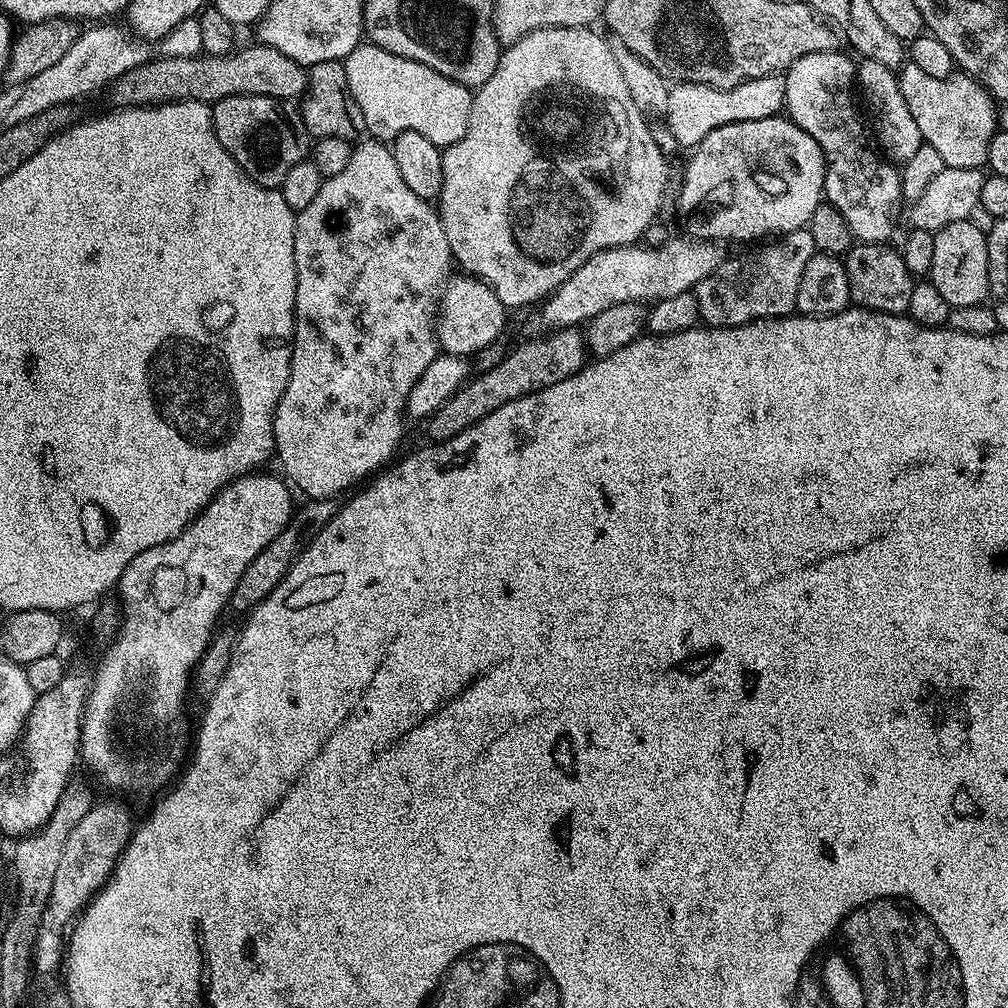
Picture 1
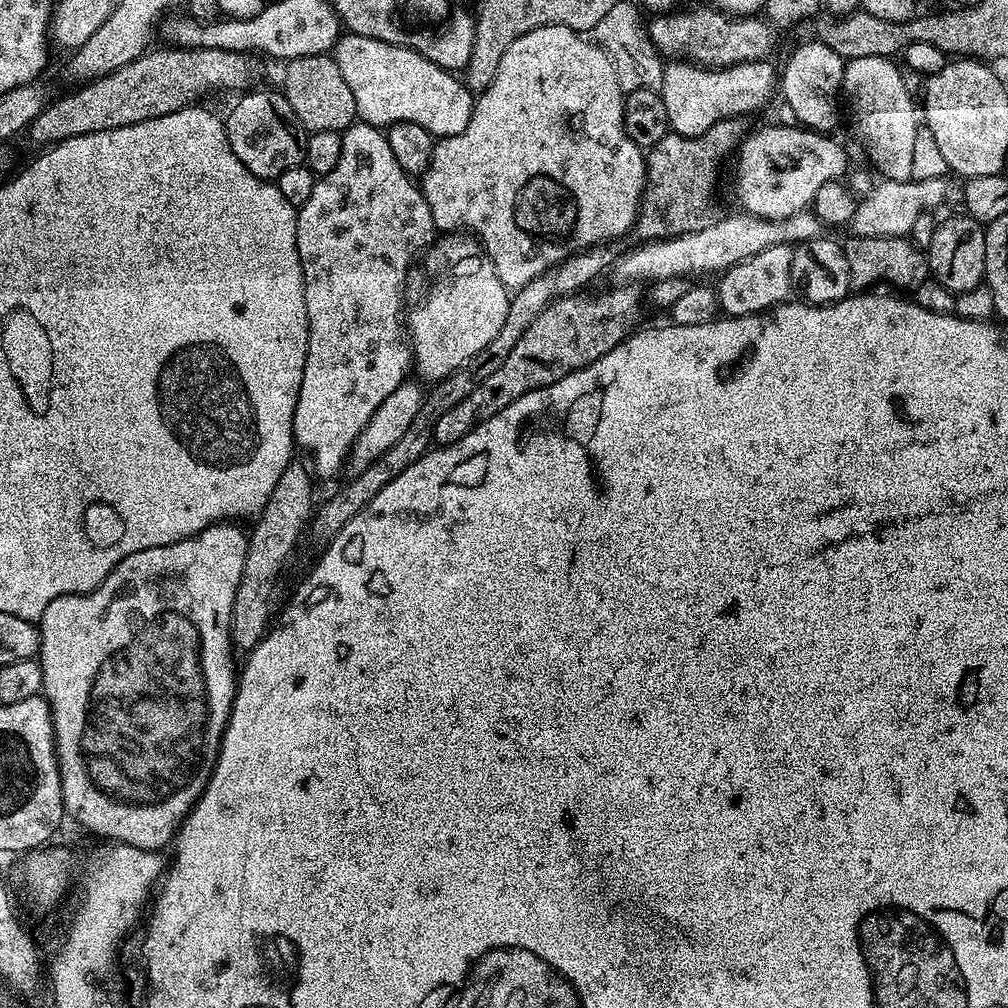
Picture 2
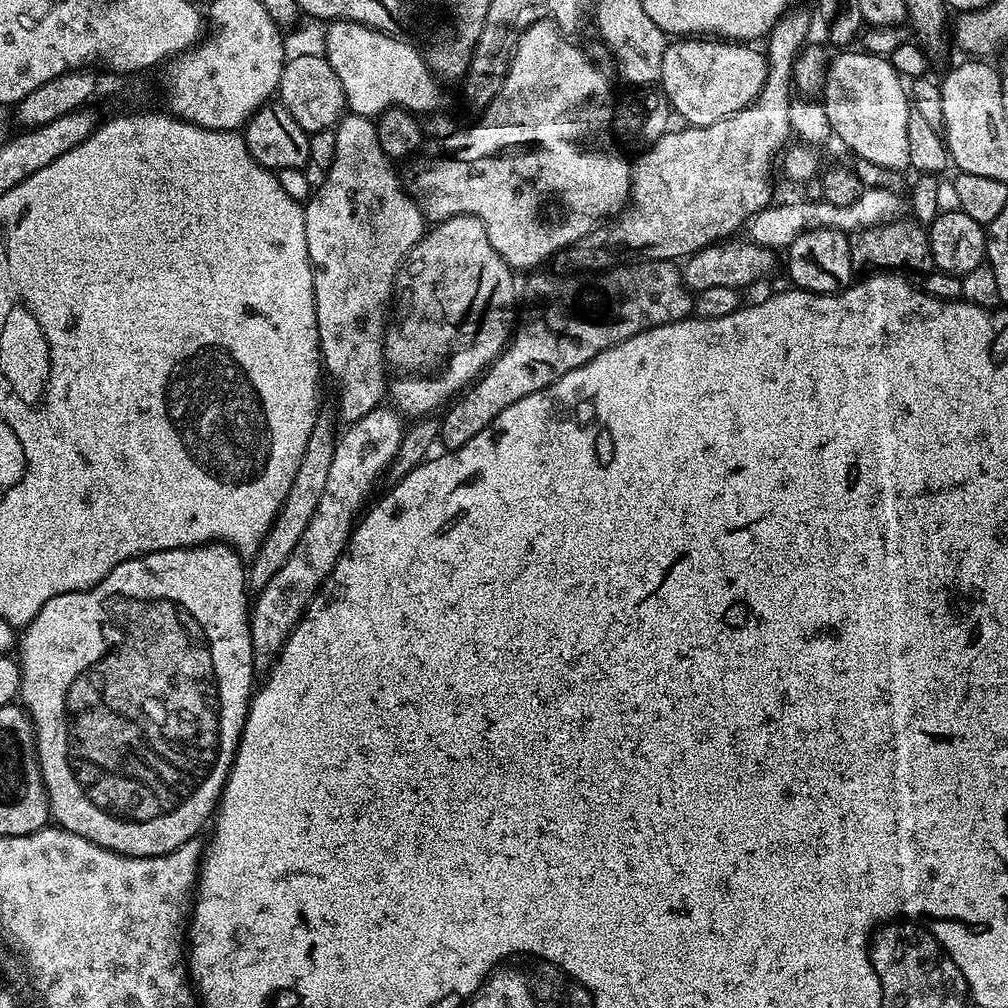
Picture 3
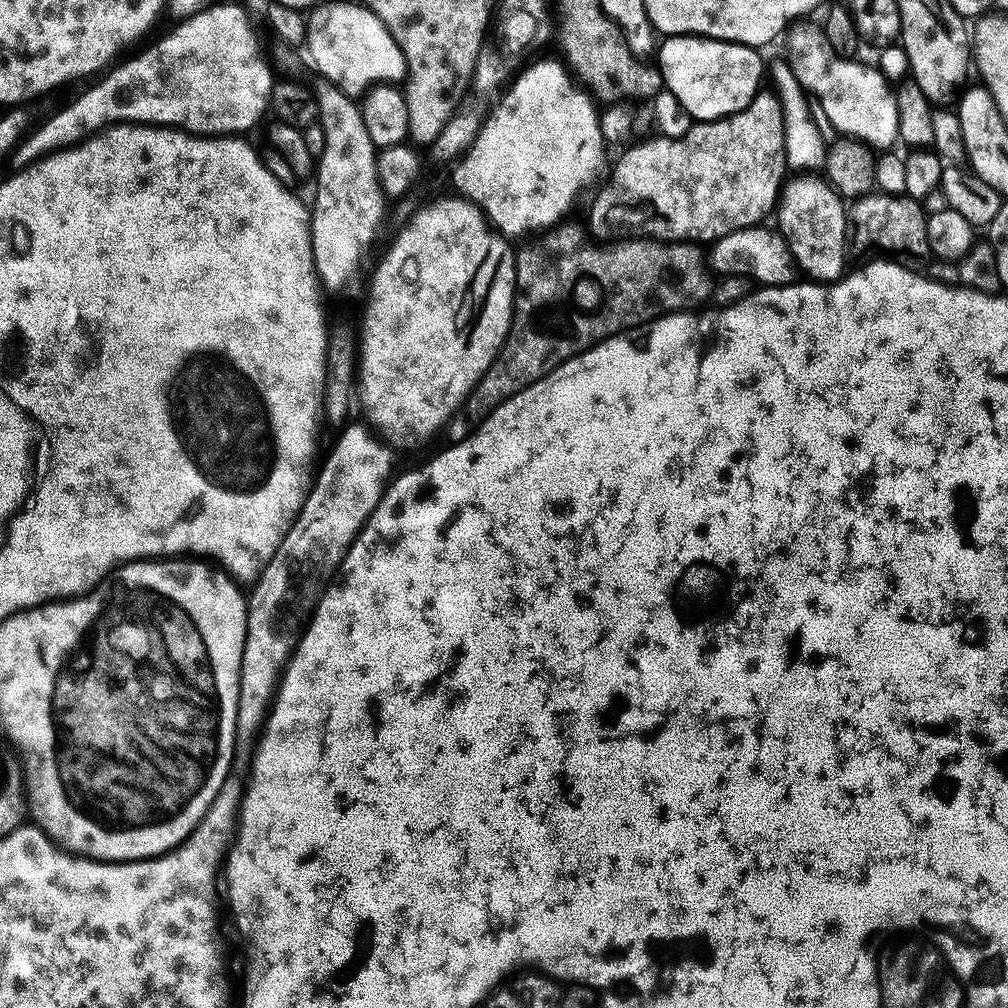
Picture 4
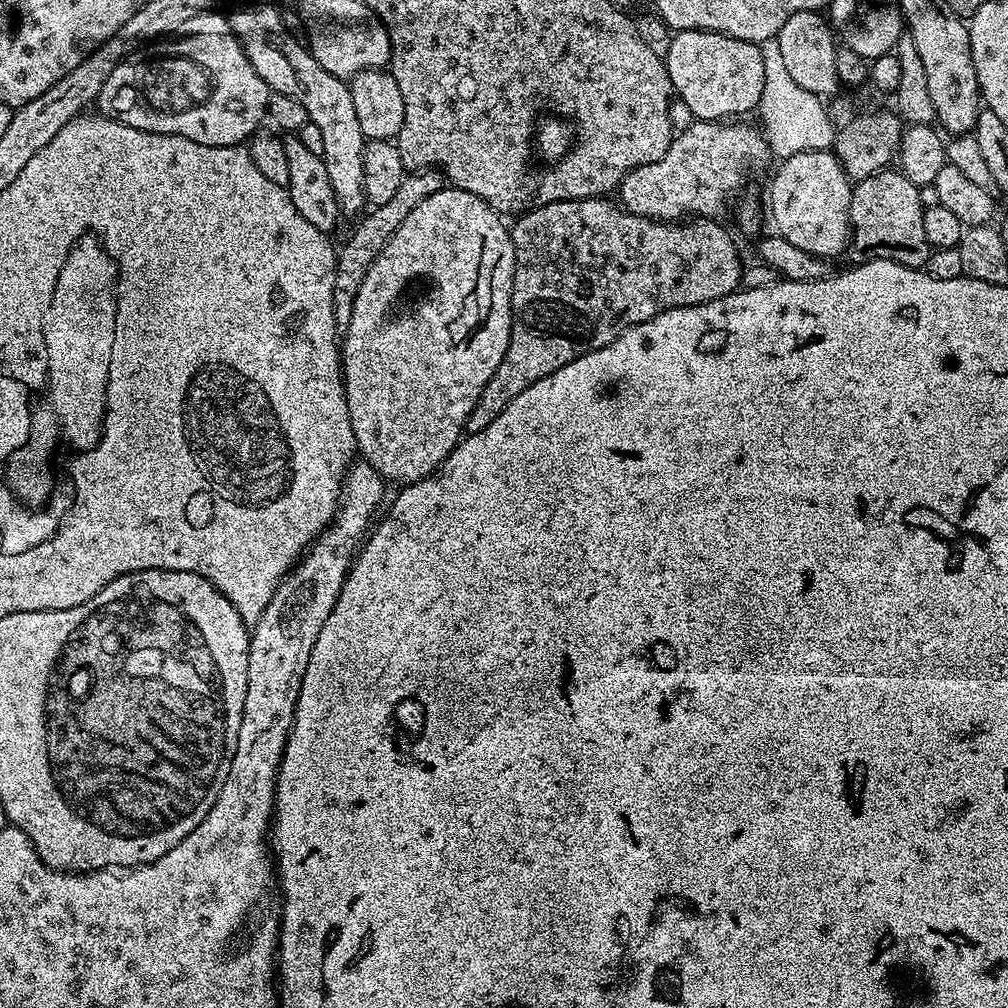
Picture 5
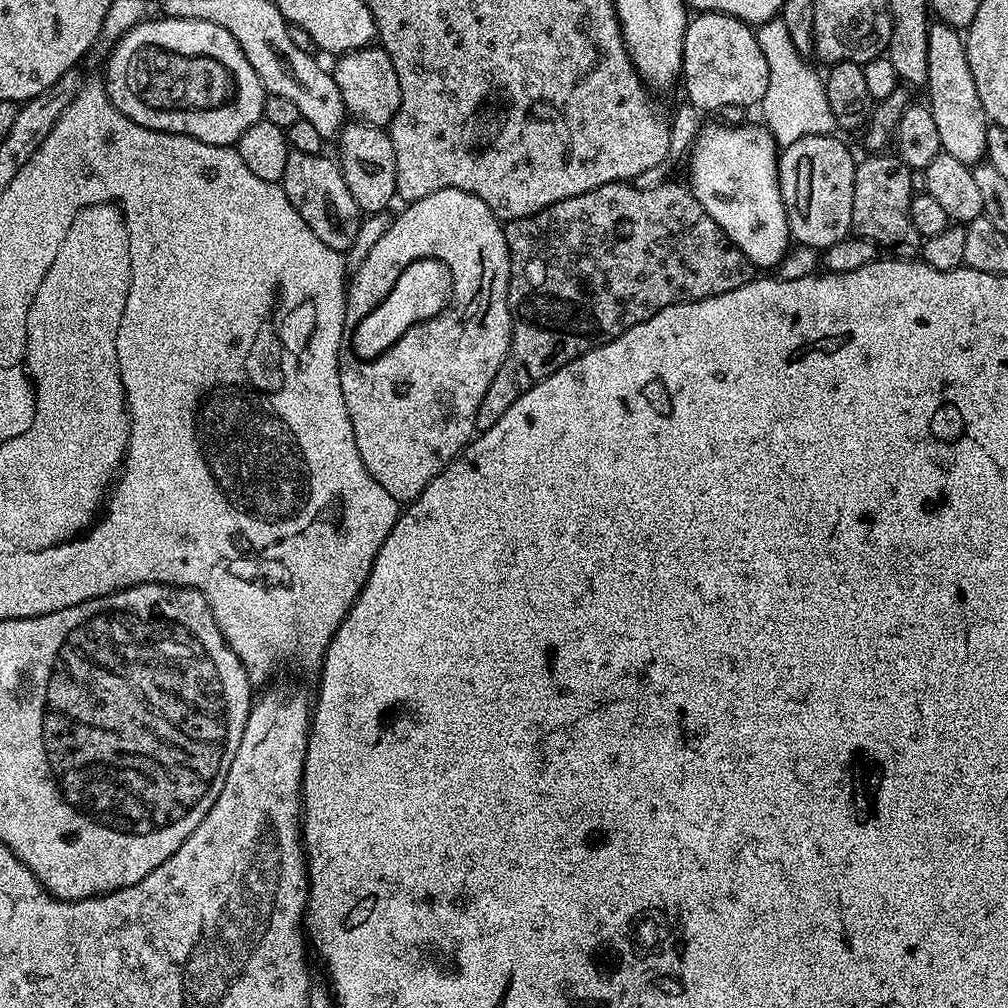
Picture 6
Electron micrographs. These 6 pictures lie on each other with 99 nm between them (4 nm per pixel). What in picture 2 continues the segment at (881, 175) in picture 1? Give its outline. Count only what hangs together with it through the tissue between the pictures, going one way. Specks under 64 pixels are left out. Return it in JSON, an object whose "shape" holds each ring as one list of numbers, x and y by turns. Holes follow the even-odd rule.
{"shape":[[812,38,809,44,800,44,788,56,778,76,778,92,784,95,788,108,797,116,799,123,813,132,831,133,836,124,836,99,842,96,844,82,844,57,830,46]]}

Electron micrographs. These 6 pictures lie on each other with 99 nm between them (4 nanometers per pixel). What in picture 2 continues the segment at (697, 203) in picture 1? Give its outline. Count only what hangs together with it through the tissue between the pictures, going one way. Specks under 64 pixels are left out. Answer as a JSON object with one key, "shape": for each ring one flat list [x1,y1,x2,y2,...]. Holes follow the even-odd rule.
{"shape":[[793,124,794,126,766,126,760,128,752,133,747,133,740,142,736,150,738,154,738,162,736,164,736,194,739,202,742,204,741,208,745,213,753,216,766,217,768,220,781,220,784,217,789,217,790,214,798,213,807,209,813,200,814,194,817,193,819,186,824,185,826,182,839,179,843,177,843,173,848,168,848,156,845,150,836,142,832,140,833,137,821,132,813,132,811,129,807,129,803,126]]}

